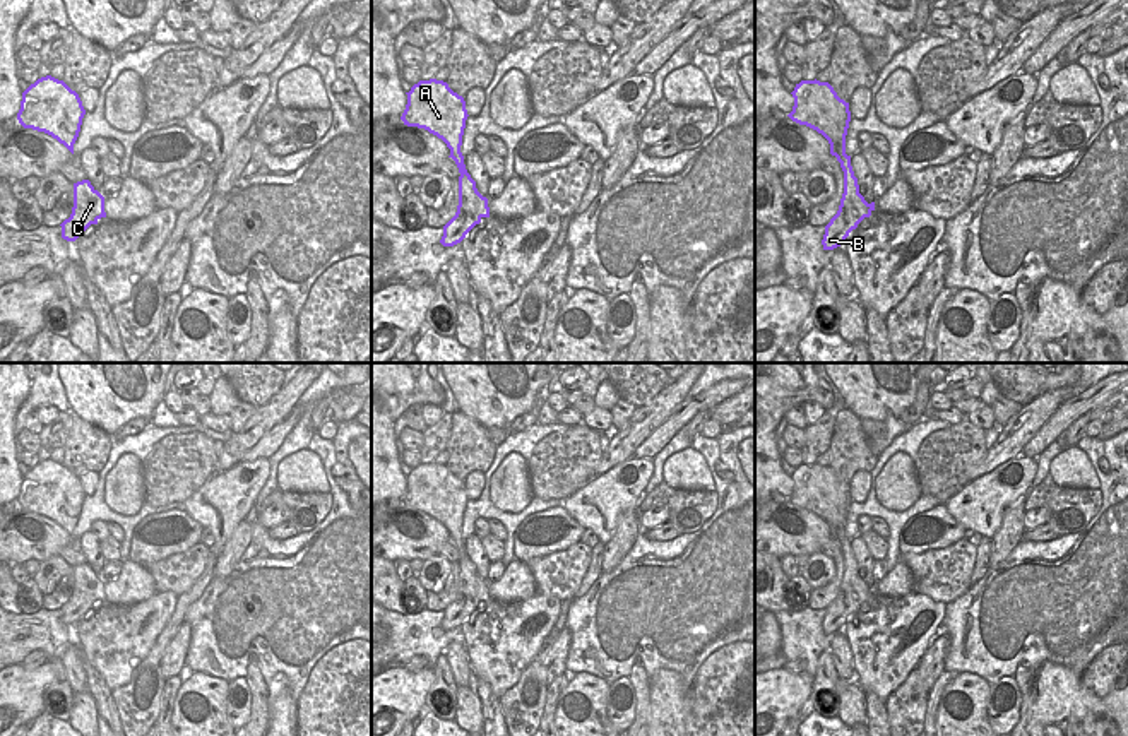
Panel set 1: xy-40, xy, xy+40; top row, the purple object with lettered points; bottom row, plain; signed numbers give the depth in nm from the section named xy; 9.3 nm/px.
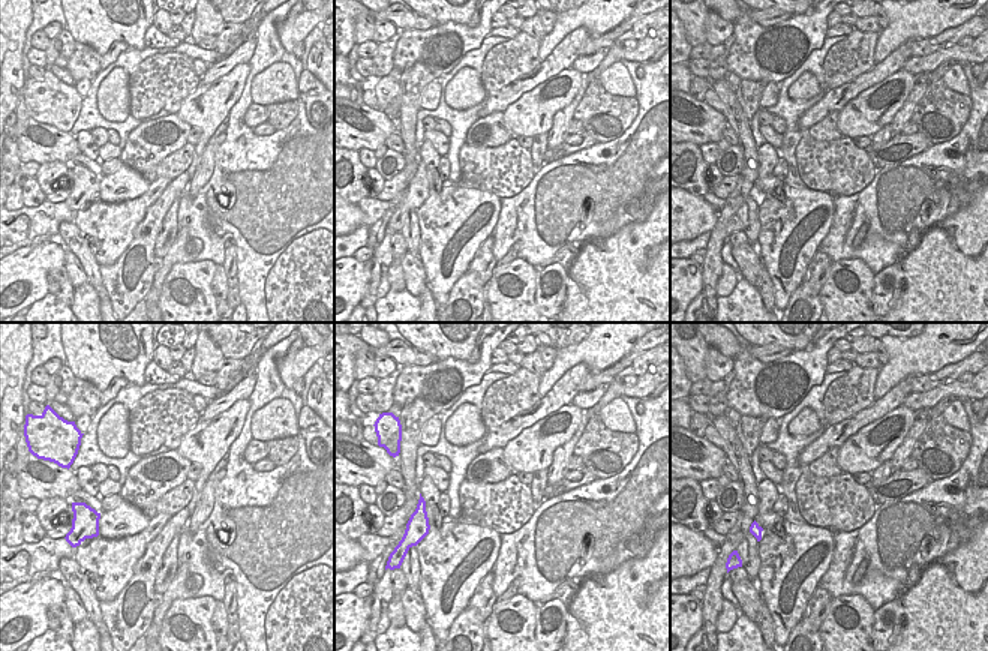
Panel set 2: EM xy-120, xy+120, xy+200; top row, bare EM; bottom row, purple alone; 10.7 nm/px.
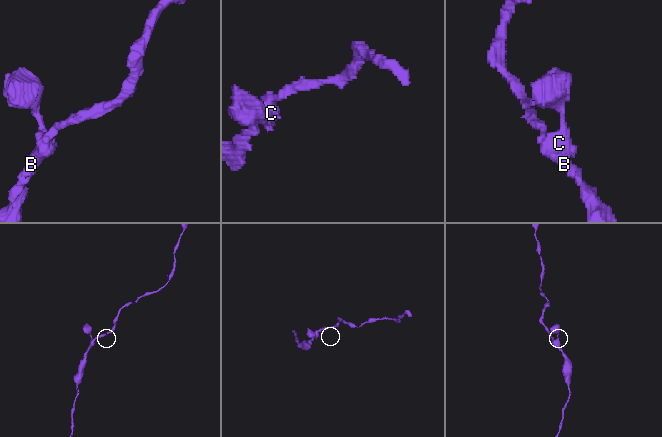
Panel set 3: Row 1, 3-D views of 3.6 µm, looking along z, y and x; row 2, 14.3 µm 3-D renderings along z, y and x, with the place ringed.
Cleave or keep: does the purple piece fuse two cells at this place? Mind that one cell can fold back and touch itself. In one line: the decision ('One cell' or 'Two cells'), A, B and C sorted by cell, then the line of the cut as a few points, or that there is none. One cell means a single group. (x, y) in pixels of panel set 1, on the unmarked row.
One cell. Groups: A B C. No split.

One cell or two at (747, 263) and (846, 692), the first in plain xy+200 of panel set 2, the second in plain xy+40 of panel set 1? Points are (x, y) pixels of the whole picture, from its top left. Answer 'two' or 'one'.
one

